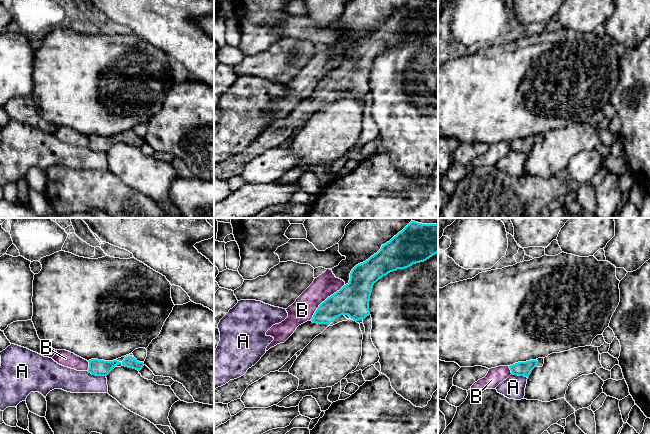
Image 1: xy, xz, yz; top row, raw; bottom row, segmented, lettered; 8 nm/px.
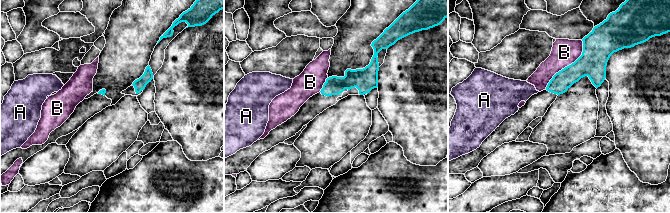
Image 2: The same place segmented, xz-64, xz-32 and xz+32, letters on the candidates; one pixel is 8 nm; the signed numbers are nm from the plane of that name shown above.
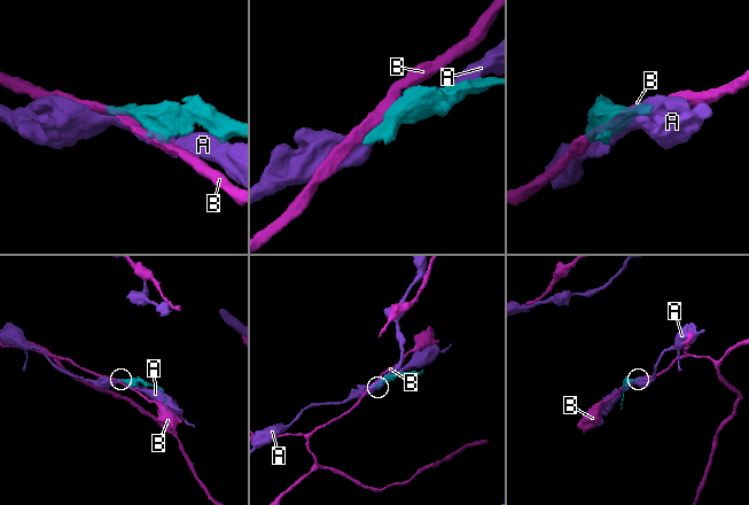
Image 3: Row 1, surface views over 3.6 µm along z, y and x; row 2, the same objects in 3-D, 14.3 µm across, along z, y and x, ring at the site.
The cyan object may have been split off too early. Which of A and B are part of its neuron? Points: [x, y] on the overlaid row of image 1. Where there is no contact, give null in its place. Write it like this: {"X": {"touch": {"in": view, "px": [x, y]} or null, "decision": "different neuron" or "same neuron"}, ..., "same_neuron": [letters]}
{"A": {"touch": {"in": "xy", "px": [96, 375]}, "decision": "different neuron"}, "B": {"touch": {"in": "xz", "px": [325, 300]}, "decision": "different neuron"}, "same_neuron": []}

